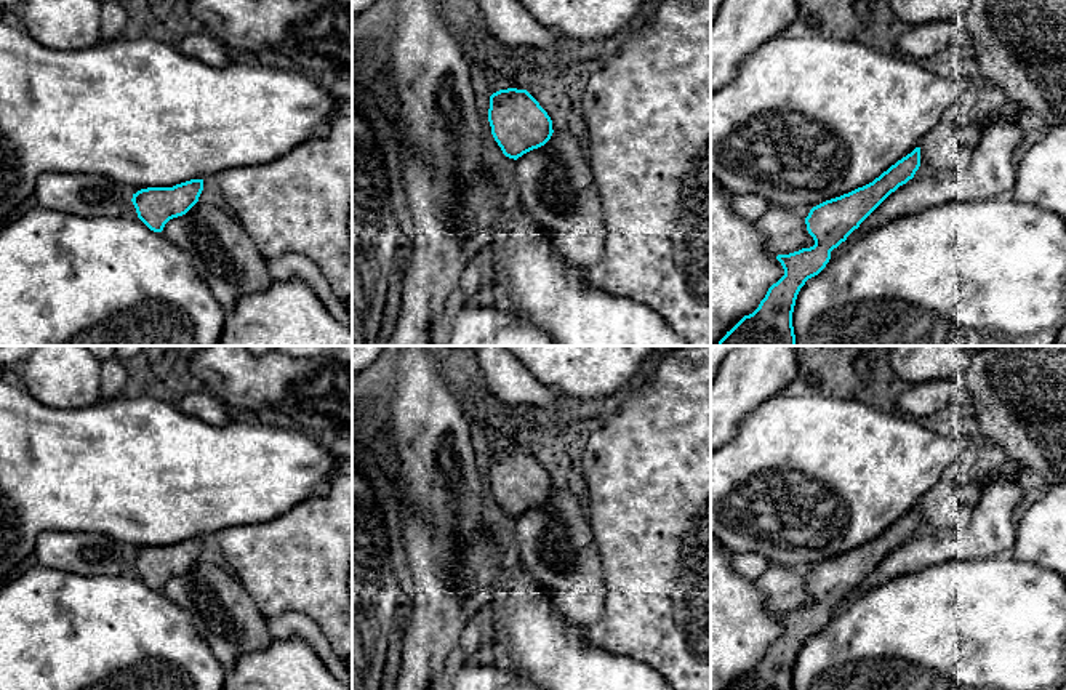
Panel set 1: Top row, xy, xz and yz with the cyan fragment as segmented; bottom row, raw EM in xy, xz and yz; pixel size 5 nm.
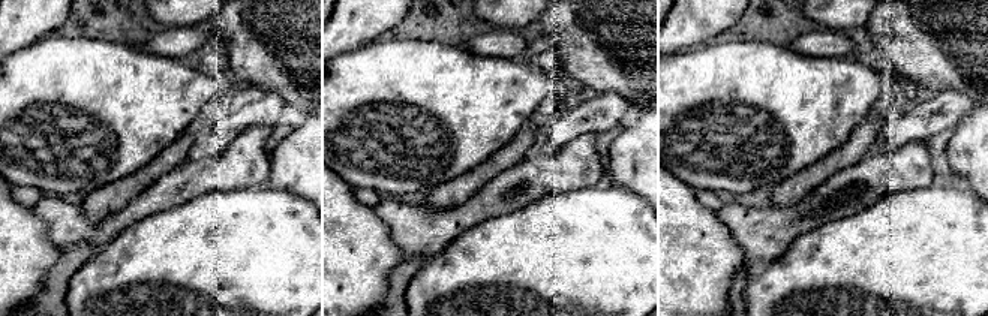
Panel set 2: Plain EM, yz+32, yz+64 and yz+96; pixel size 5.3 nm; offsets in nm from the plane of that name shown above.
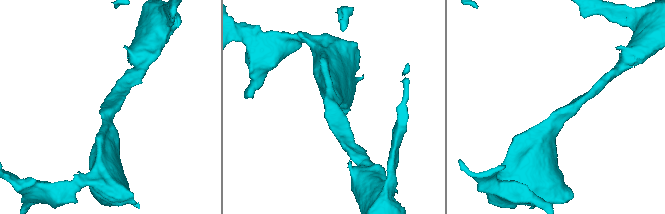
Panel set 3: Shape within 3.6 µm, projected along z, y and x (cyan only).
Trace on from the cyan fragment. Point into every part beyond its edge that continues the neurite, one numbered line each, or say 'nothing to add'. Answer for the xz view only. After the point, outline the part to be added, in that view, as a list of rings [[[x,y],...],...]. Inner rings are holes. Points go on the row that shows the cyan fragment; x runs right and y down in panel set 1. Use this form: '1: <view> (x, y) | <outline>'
nothing to add

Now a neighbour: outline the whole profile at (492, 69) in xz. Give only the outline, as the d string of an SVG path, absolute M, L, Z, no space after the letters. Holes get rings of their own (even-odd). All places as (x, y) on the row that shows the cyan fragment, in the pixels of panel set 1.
M471 30L461 35L461 46L471 61L477 86L488 98L499 90L525 90L517 82L520 74L549 74L555 77L554 67L539 51L533 50L530 58L511 59L506 54L506 45L495 42L480 30Z

